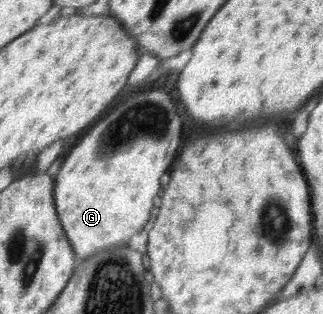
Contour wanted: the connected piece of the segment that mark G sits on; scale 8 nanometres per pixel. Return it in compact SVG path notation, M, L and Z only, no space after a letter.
M157 88L157 90L149 90L149 92L143 92L143 94L137 94L137 96L129 98L129 100L123 102L121 106L117 106L109 116L103 118L103 122L97 122L97 124L79 140L79 144L77 144L73 150L71 150L71 146L73 146L73 142L70 144L69 154L65 157L59 173L53 176L53 196L61 226L72 246L74 255L79 258L79 261L83 261L91 258L95 252L99 252L104 248L128 245L133 234L141 232L141 228L149 222L149 218L151 218L151 208L153 208L153 200L155 200L155 196L157 196L159 190L161 190L161 188L159 188L159 186L161 186L161 184L159 184L159 182L161 182L161 176L169 170L169 166L171 166L171 162L175 160L177 150L179 150L179 146L181 146L181 118L179 118L179 114L177 114L175 106L171 104L169 94L165 94L165 92L159 90L159 88Z

